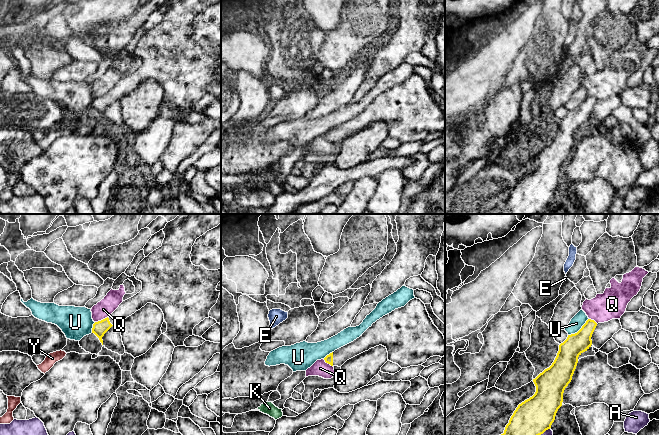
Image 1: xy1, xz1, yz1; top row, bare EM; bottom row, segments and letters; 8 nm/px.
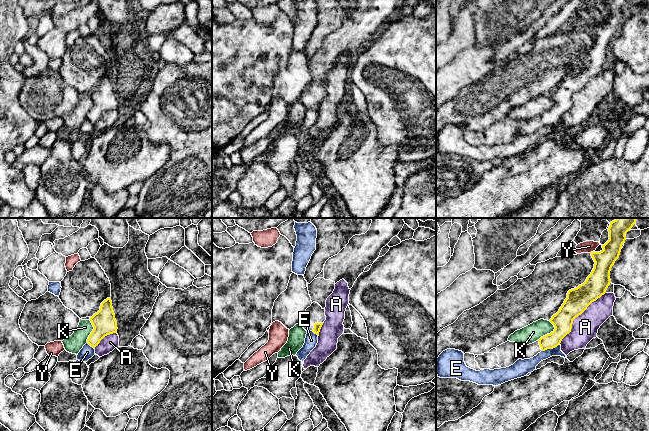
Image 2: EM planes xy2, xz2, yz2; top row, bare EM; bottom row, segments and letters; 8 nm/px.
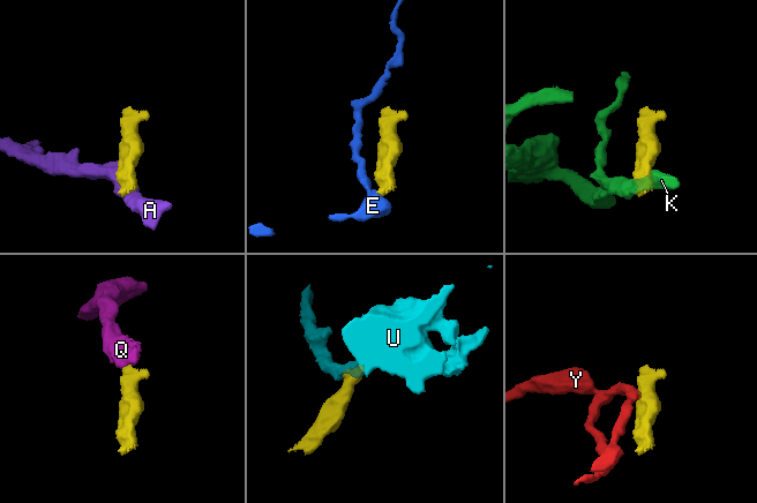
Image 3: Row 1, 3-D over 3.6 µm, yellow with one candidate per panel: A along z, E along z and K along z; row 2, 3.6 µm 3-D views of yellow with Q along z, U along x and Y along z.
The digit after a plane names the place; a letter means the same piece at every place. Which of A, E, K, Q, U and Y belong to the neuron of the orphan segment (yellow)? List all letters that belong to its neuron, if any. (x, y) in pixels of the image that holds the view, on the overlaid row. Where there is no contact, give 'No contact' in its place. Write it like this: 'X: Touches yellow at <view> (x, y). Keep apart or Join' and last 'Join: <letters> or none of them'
A: Touches yellow at yz2 (577, 316). Keep apart
E: Touches yellow at yz2 (550, 348). Keep apart
K: Touches yellow at yz2 (551, 332). Keep apart
Q: Touches yellow at xy1 (101, 320). Keep apart
U: Touches yellow at yz1 (580, 329). Keep apart
Y: Touches yellow at yz2 (591, 252). Keep apart
Join: none of them

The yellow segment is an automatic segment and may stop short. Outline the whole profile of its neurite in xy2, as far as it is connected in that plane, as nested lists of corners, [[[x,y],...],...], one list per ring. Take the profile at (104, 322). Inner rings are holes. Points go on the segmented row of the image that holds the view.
[[[111,297],[101,303],[100,310],[90,317],[94,327],[87,339],[87,343],[95,348],[107,335],[117,333],[117,321],[112,307]]]

